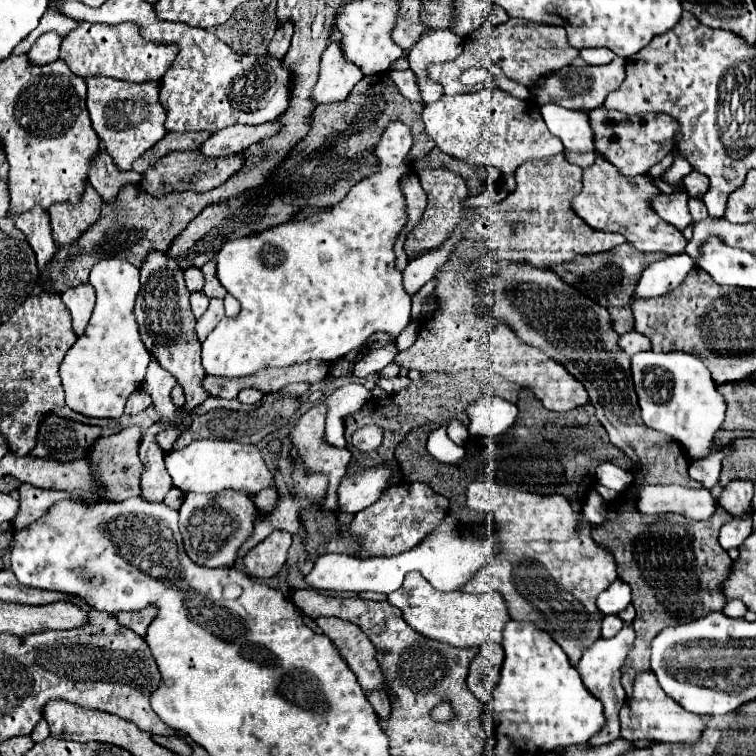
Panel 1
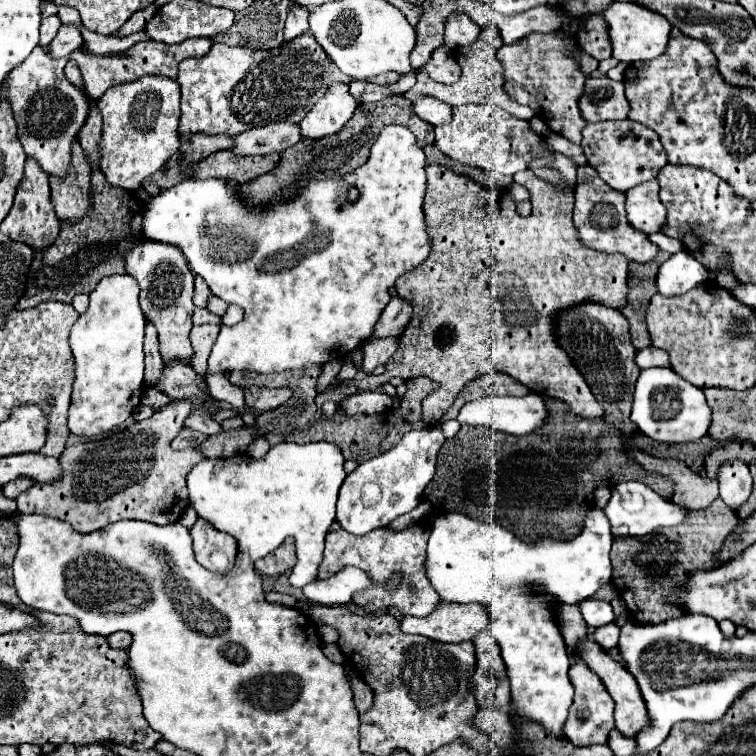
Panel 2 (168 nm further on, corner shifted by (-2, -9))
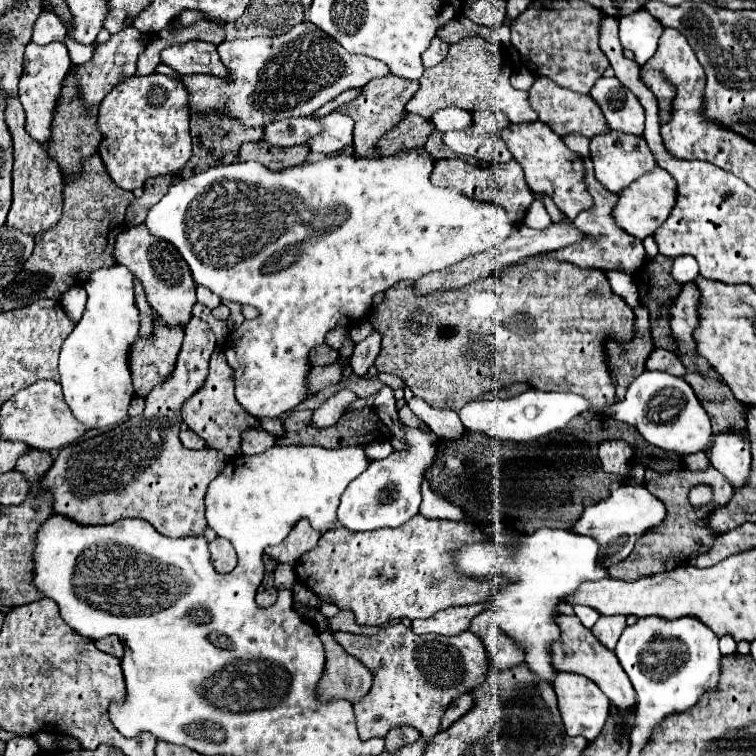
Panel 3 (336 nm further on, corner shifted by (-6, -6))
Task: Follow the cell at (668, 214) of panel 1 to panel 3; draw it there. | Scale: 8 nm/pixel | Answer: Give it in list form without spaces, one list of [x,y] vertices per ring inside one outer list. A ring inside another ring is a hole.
[[[656,167],[654,171],[632,181],[622,191],[622,199],[618,199],[618,205],[614,207],[614,217],[626,233],[630,233],[638,239],[644,239],[644,237],[652,235],[666,221],[666,217],[670,215],[670,211],[674,207],[674,201],[676,201],[676,181],[672,179],[672,175],[668,171]]]

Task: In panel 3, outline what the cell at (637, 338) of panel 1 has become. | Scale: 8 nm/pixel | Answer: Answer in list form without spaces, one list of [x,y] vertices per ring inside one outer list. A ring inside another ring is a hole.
[[[654,349],[646,361],[646,369],[650,371],[666,371],[672,375],[684,375],[686,367],[682,365],[682,361],[676,357],[676,353],[666,351],[666,349]]]

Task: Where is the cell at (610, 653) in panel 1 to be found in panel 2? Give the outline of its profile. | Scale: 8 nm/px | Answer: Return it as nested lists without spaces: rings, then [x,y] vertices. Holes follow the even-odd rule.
[[[574,662],[568,670],[568,676],[574,686],[574,702],[570,706],[568,718],[564,722],[564,734],[576,744],[576,746],[588,746],[588,744],[606,744],[608,734],[614,728],[614,702],[604,690],[604,684],[594,678],[592,670],[584,666],[584,662]]]

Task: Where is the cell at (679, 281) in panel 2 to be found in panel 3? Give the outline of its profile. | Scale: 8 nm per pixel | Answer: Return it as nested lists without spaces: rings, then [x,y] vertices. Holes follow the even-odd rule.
[[[680,255],[674,259],[672,265],[672,277],[676,279],[676,283],[688,283],[694,281],[698,277],[698,267],[696,267],[696,259],[692,255]]]

